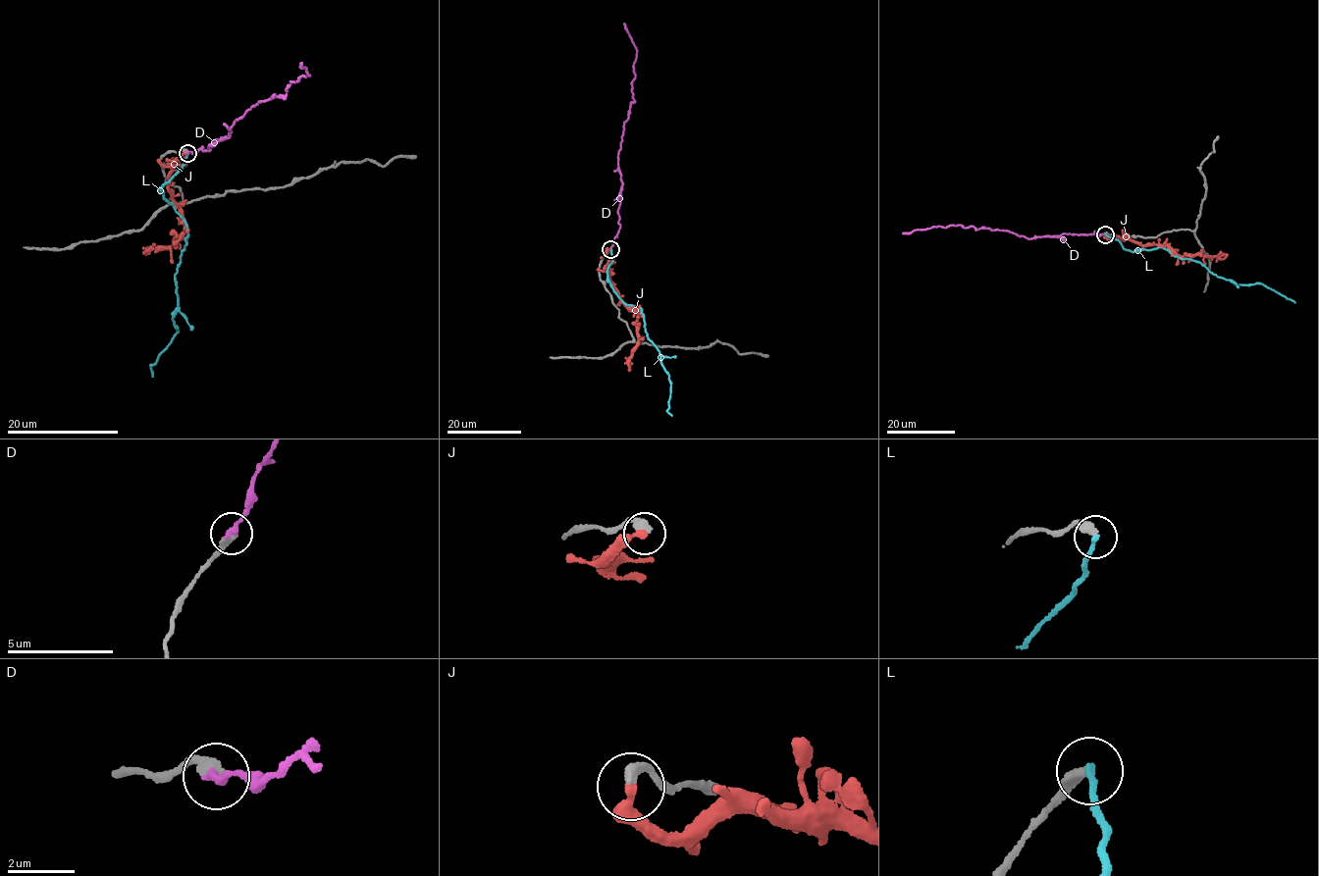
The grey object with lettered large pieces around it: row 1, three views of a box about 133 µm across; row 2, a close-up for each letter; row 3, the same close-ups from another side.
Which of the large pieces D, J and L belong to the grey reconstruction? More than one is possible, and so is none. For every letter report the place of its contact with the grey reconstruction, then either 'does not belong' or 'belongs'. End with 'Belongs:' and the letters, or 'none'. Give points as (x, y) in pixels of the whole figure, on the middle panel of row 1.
D: contact (609, 249); belongs
J: contact (609, 249); does not belong
L: contact (610, 249); does not belong
Belongs: D

